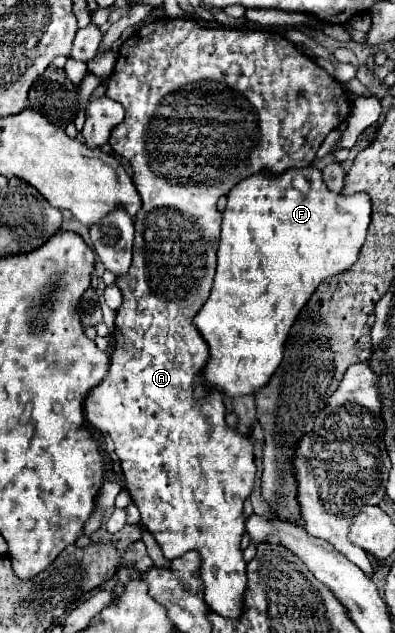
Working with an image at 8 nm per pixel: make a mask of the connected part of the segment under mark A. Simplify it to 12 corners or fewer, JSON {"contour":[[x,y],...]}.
{"contour":[[159,19],[111,131],[143,207],[105,379],[165,559],[239,617],[251,437],[195,397],[193,325],[243,177],[351,103],[279,33]]}

